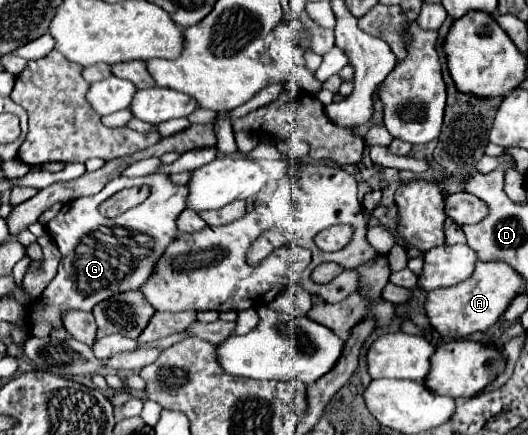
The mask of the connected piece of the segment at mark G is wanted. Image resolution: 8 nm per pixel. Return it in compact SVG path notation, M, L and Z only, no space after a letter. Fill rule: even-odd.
M145 175L131 179L117 177L109 181L97 195L79 197L63 205L61 211L47 223L47 231L61 251L61 263L57 275L43 291L47 301L43 313L35 309L37 303L33 303L33 309L27 309L31 335L47 337L51 327L61 325L61 313L65 309L91 311L95 303L115 293L139 289L139 285L147 281L147 275L151 275L155 259L159 259L165 247L177 237L175 221L185 209L185 199L185 185L173 185L167 175ZM131 185L147 185L151 189L149 197L115 219L107 219L97 211L101 201Z

